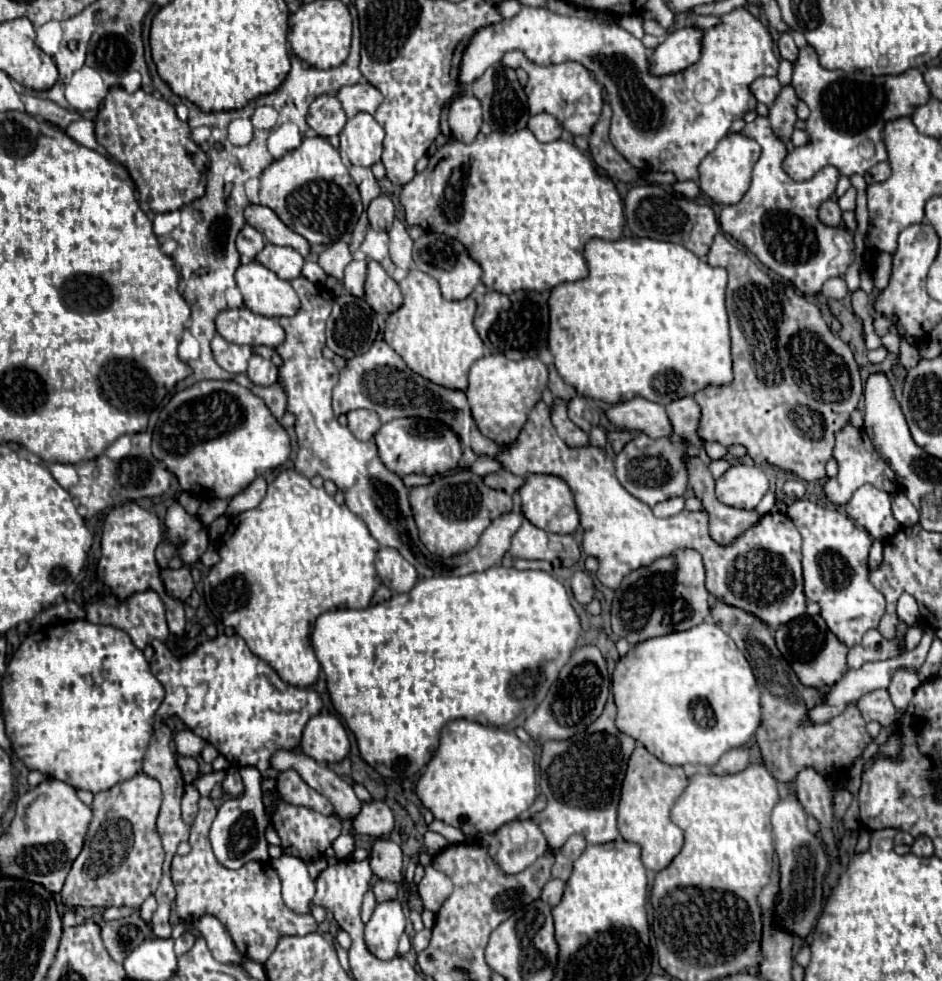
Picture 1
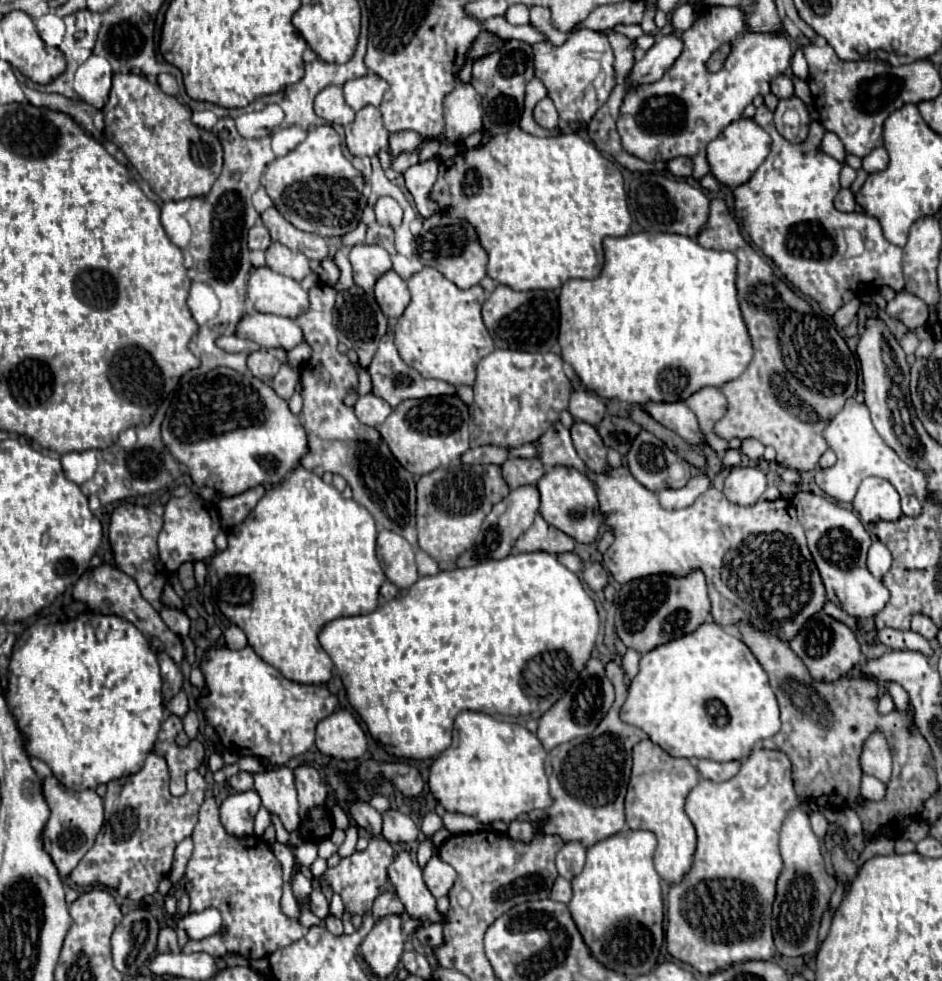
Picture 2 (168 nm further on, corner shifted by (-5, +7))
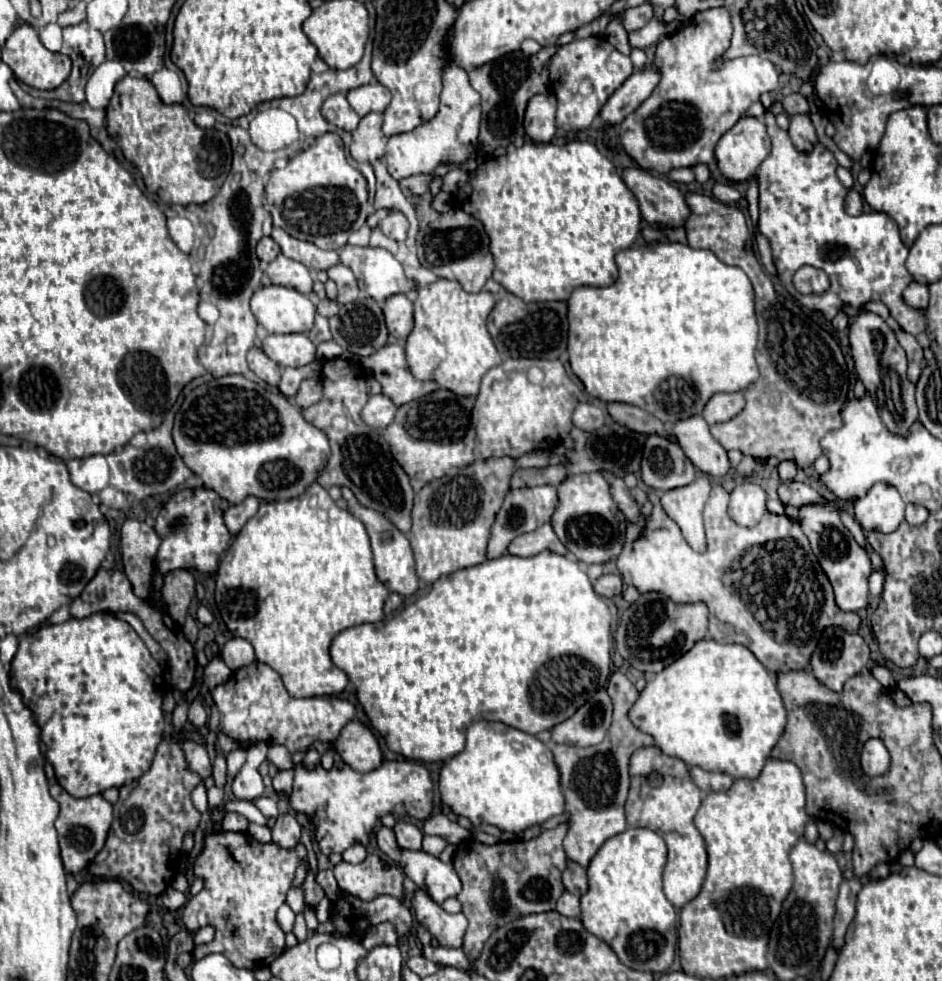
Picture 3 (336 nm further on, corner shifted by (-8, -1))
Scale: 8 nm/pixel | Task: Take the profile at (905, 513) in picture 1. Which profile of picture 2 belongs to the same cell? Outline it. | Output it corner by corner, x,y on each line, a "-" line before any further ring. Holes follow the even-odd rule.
904,496
904,498
902,498
902,512
904,512
906,516
918,516
918,514
922,512
920,500
914,498
914,496

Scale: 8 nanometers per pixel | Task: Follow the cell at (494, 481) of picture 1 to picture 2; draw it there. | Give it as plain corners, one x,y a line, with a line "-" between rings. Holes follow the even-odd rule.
508,458
502,466
502,476
506,484
514,490
520,486
530,486
536,484
546,468
538,458

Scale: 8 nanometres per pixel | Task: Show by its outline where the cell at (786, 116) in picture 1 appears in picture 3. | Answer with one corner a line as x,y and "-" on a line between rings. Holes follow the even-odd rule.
807,114
791,116
789,136
793,140
793,146
797,150
801,150
801,152
811,152
813,146
817,144
817,134
815,134
815,128
813,128
813,124
811,124

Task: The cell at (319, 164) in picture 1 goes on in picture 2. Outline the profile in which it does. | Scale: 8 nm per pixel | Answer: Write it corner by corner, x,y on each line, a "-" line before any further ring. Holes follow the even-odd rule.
330,124
308,130
308,136
286,156
266,166
262,184
274,208
298,230
318,236
344,236
352,232
366,208
364,178
342,154
340,136

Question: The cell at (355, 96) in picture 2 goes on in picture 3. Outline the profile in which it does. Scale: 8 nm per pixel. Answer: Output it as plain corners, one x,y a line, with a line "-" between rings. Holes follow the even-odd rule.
369,82
365,86
349,90
347,100
359,116
365,116
369,112
385,112
391,102
391,92
379,82

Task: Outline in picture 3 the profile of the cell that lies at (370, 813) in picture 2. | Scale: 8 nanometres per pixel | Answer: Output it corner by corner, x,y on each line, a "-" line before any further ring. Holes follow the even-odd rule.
381,828
377,832
377,846
387,854
391,862
403,868
405,876
411,878
417,888
425,890
437,904
461,892
461,882
453,864
445,864
439,858
429,856
427,852
399,848
393,830

